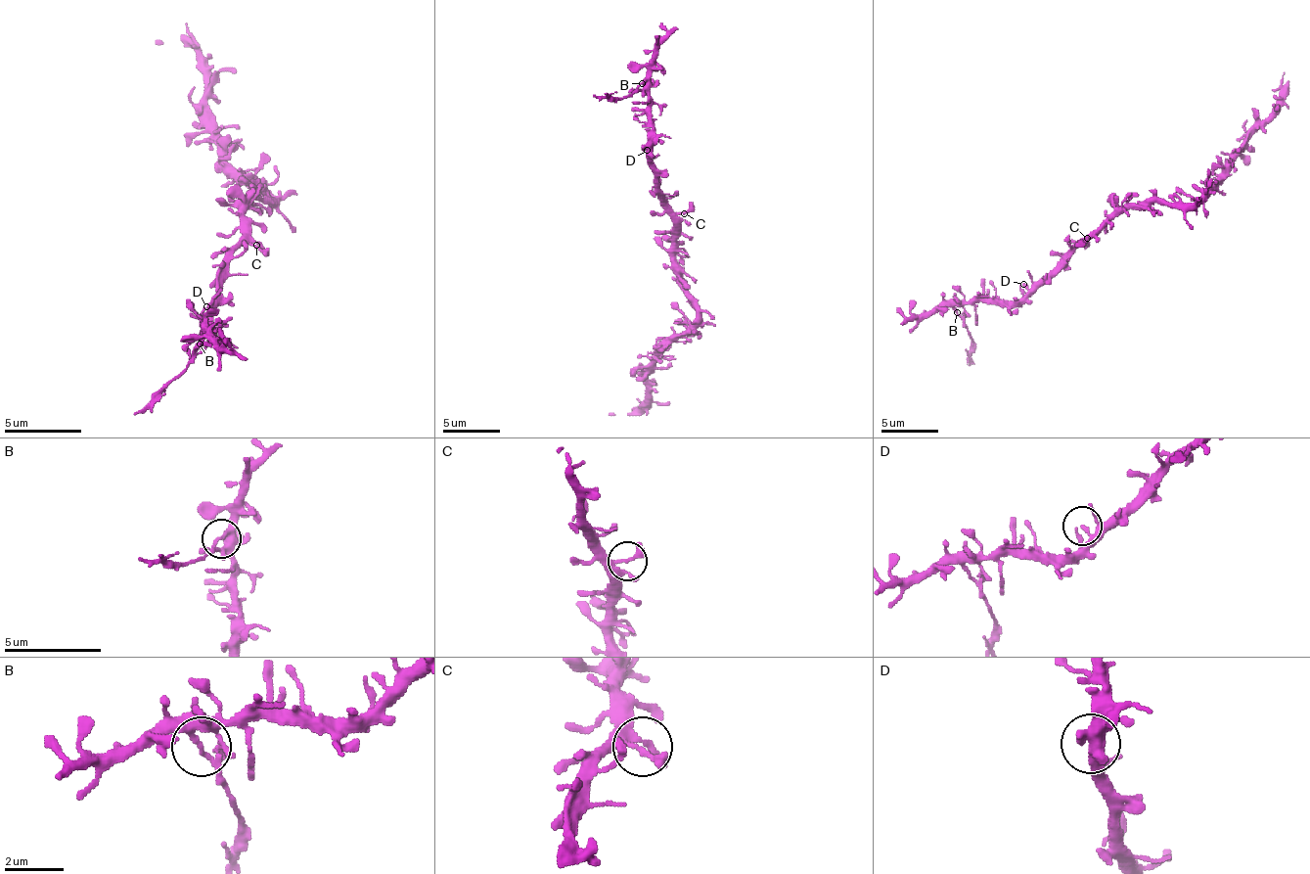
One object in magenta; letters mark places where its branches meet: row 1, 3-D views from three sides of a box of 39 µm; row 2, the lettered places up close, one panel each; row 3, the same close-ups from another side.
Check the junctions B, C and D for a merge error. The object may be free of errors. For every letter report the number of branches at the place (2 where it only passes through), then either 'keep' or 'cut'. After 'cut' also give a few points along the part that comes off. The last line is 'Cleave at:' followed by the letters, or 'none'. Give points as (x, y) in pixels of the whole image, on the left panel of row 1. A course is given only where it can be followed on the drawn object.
B: branches 2; cut; course (199, 344), (171, 379), (133, 414)
C: branches 2; keep
D: branches 2; keep
Cleave at: B

